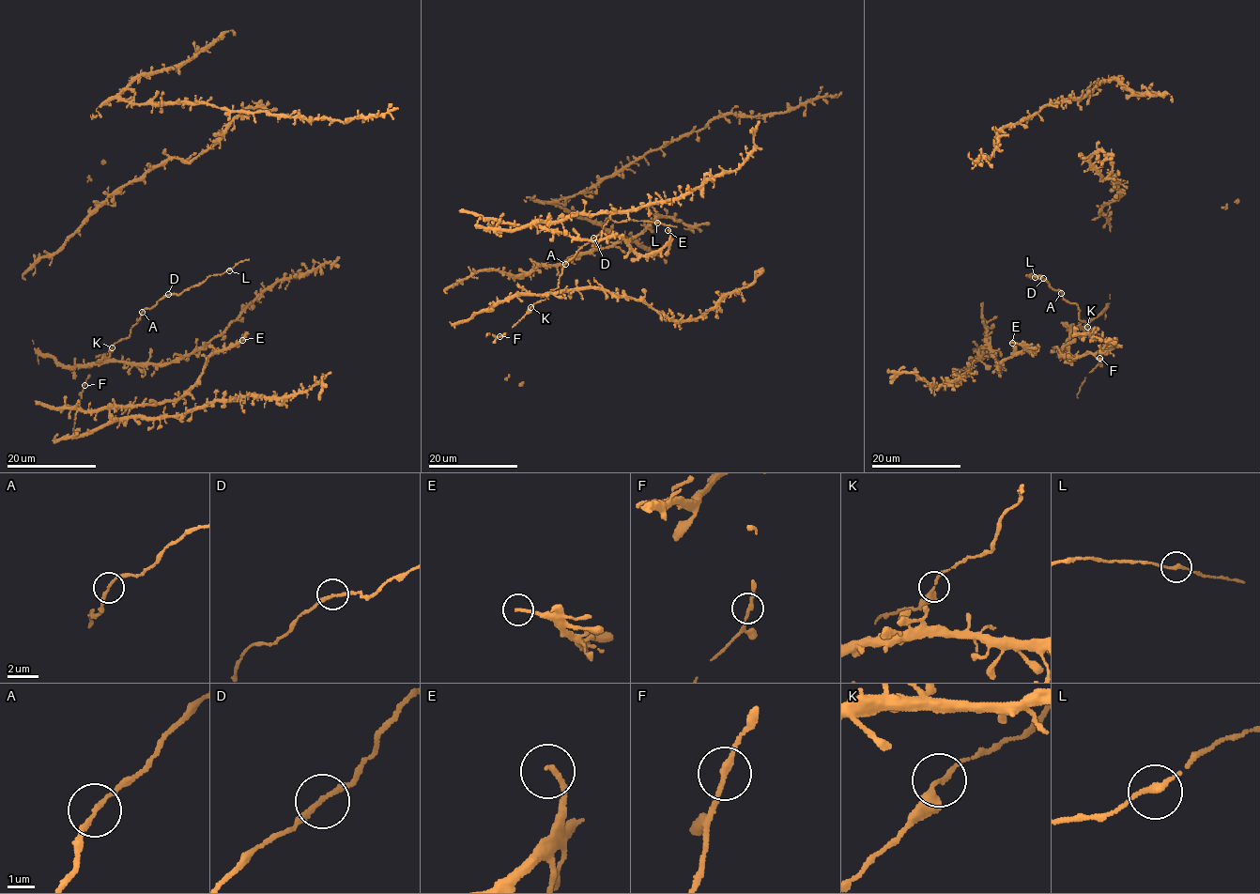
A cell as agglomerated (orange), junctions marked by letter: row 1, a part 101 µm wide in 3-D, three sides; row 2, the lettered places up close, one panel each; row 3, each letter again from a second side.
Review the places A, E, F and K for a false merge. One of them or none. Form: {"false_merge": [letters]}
{"false_merge": []}

